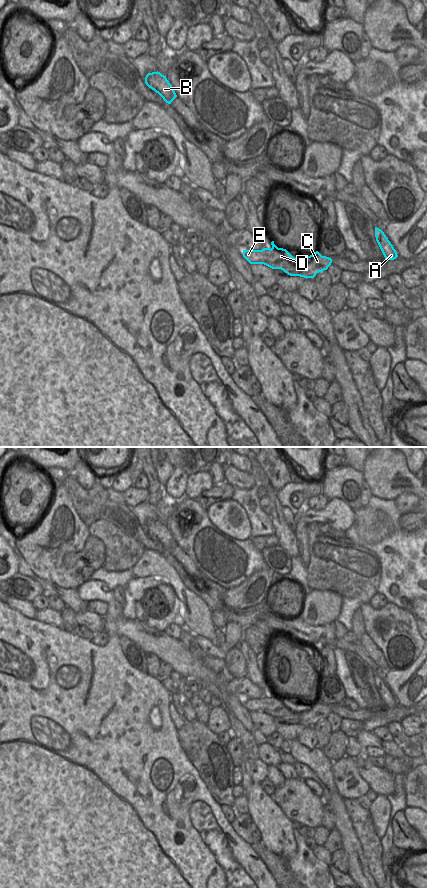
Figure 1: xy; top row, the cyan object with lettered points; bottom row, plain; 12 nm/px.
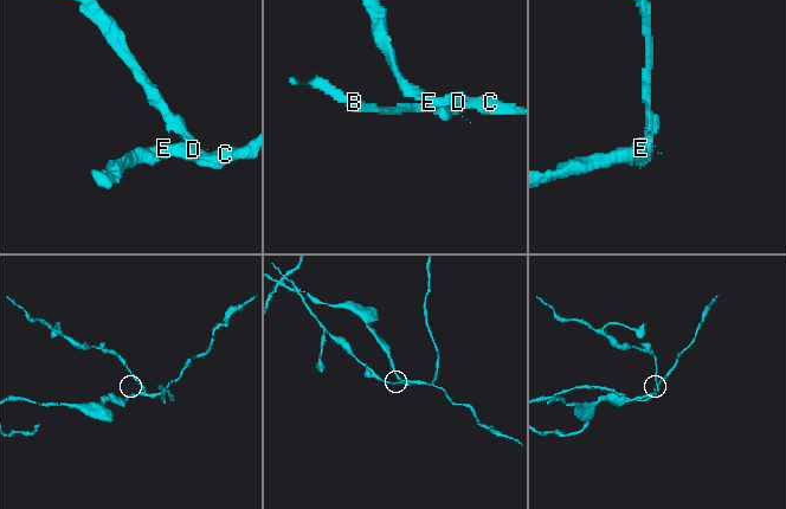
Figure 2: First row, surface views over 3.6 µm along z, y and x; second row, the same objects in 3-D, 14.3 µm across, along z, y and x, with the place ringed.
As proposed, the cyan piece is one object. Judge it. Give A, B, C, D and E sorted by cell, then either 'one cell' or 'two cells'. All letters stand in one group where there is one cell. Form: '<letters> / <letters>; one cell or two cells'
A C D E / B; two cells

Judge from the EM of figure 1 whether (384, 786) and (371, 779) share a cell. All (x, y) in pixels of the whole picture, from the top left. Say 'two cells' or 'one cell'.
one cell

